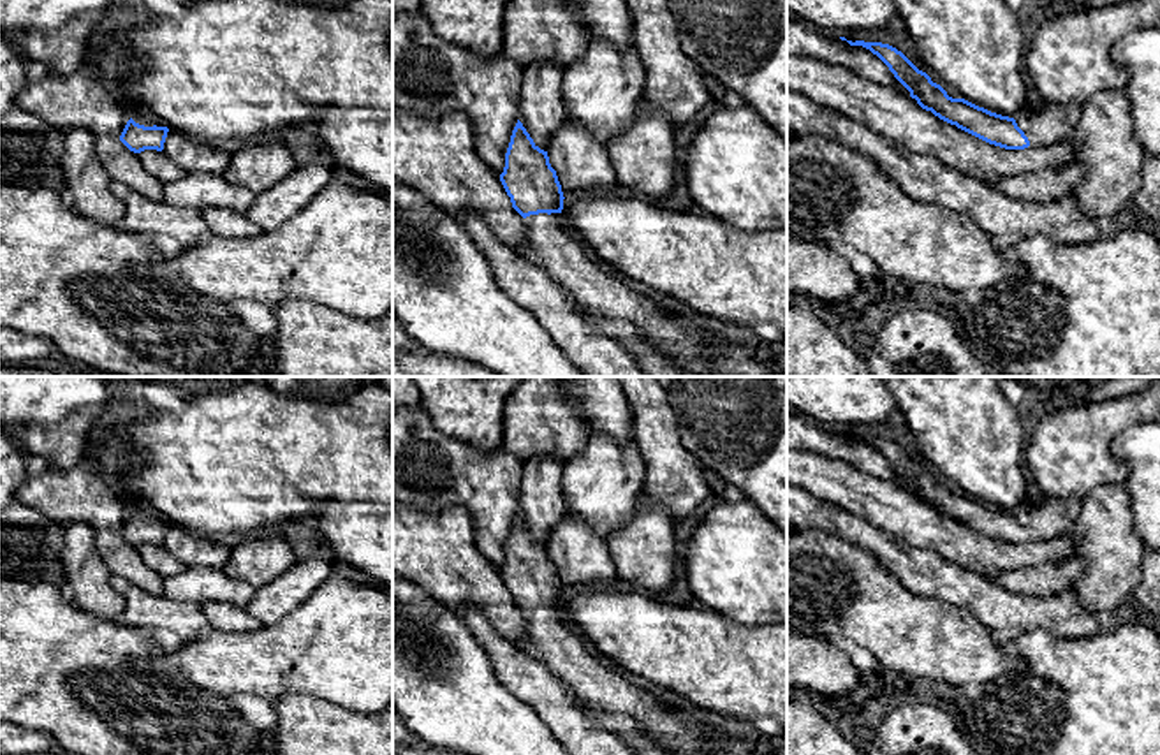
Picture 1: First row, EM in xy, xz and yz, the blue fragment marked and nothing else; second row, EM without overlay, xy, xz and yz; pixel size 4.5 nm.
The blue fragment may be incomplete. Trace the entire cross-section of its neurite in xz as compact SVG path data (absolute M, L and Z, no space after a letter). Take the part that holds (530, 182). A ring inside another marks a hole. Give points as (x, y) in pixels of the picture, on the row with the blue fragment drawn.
M519 120L510 136L500 181L512 208L525 218L521 252L570 299L600 317L635 326L648 343L690 377L716 377L711 371L711 343L701 333L588 259L583 241L562 216L565 197L547 151L533 143Z

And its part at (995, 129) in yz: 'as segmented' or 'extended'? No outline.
extended

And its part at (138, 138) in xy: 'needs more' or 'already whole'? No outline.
needs more

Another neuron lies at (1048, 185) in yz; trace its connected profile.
M1067 164L1061 169L1046 169L1037 172L1012 174L1000 180L998 188L1009 197L1053 202L1072 197L1076 185L1083 180L1081 164Z

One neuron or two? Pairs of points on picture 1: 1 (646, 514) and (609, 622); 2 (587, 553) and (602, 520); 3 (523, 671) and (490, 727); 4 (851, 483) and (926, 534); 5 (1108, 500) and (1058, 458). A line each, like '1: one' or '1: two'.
1: two
2: two
3: two
4: one
5: two

